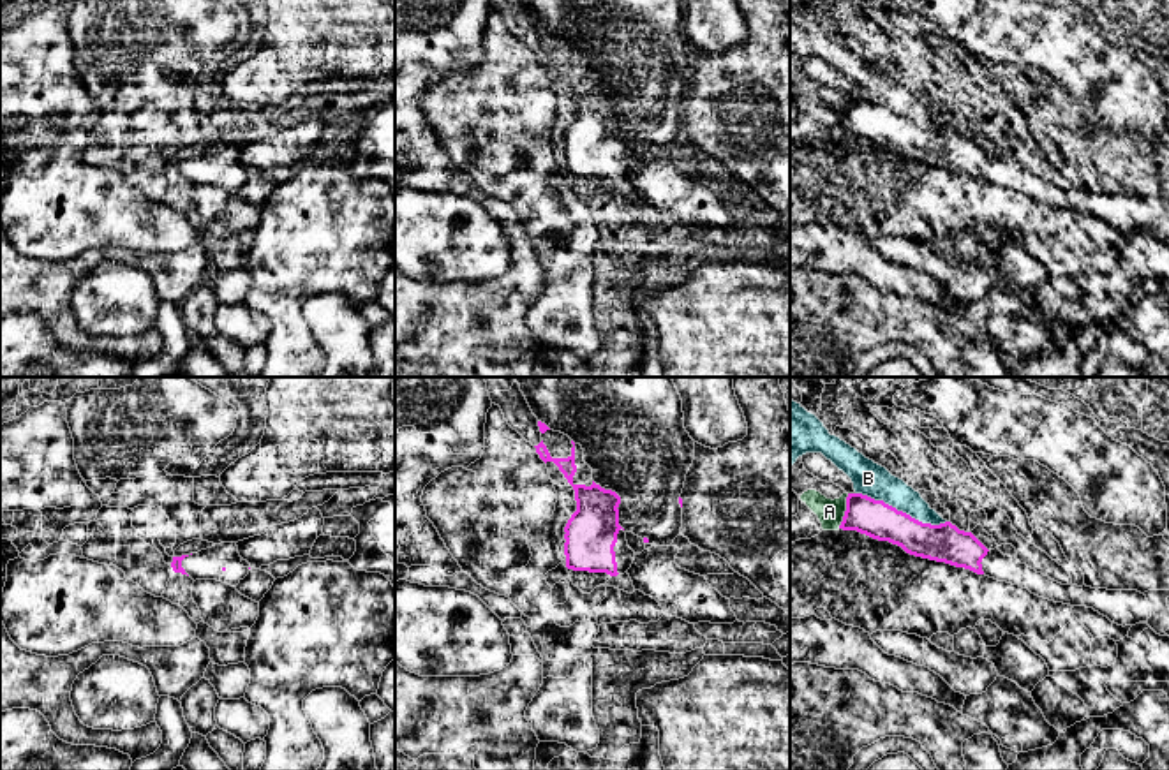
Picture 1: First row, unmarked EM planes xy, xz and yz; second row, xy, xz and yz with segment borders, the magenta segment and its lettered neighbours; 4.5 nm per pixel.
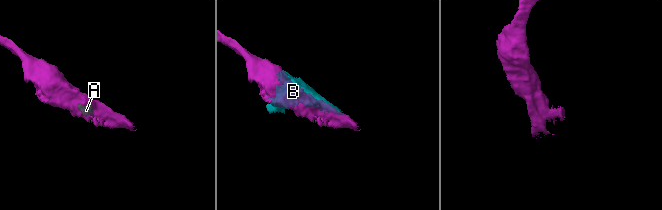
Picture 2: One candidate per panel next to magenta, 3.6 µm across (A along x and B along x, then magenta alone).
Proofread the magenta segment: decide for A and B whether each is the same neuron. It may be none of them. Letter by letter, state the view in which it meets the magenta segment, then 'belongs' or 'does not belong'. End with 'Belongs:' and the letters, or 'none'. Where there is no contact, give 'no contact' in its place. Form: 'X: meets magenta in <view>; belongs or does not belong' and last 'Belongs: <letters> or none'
A: meets magenta in yz; does not belong
B: meets magenta in yz; does not belong
Belongs: none

